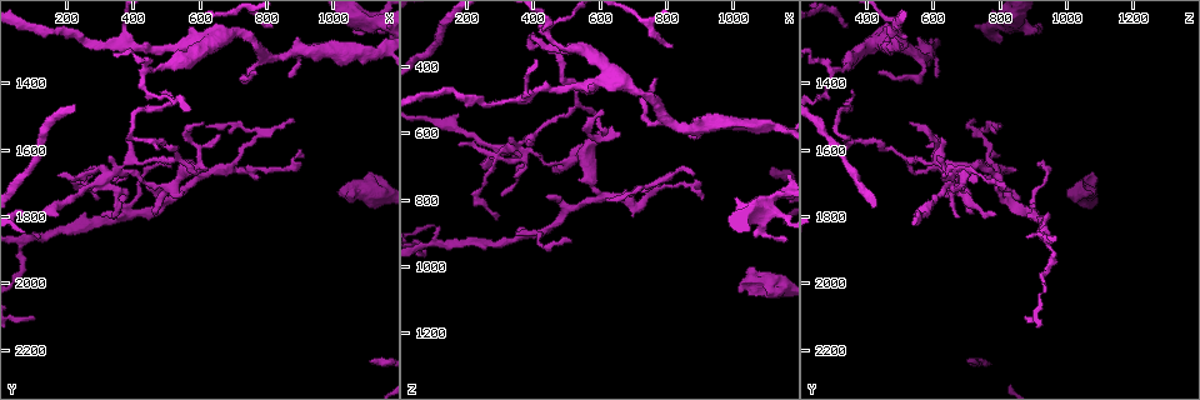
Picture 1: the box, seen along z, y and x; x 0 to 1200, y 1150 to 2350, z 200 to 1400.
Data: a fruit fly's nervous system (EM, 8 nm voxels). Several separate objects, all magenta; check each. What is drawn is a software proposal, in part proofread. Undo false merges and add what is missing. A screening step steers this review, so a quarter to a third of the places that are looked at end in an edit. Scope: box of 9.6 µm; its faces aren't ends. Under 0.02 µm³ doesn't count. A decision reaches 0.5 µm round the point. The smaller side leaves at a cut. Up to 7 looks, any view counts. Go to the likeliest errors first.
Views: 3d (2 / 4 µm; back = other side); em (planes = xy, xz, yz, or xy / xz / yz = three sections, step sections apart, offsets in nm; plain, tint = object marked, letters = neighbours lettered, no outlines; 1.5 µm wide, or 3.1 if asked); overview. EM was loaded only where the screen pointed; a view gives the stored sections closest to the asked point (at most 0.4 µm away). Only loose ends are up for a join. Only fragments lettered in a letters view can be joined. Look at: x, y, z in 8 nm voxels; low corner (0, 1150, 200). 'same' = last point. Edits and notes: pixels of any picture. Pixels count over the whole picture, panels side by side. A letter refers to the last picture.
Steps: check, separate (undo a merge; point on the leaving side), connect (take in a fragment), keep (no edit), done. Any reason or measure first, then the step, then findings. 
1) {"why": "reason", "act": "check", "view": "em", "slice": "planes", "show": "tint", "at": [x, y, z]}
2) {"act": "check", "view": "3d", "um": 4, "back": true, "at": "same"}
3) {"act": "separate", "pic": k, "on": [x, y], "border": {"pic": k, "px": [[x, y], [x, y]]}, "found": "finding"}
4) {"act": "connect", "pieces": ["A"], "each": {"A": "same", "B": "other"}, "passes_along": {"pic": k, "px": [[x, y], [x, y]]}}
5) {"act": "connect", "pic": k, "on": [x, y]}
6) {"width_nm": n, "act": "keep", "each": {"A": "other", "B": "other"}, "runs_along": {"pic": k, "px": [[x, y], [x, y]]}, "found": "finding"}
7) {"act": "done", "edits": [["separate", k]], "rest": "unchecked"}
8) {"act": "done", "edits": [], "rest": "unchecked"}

{"why": "arms part here", "act": "check", "view": "3d", "um": 4, "back": true, "at": [600, 1680, 790]}

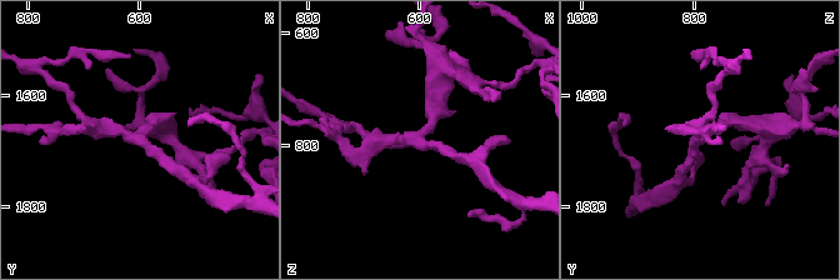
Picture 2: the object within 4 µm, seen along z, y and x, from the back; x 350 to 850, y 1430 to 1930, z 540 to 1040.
{"arms": 3, "act": "check", "view": "em", "slice": "xy", "step": 4, "show": "tint", "at": [600, 1675, 785]}

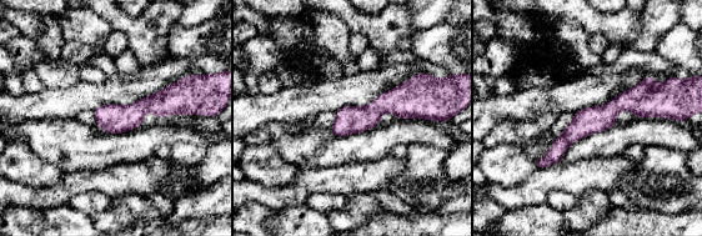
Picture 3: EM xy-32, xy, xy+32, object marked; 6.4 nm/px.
{"why": "what lies round it", "act": "check", "view": "em", "slice": "xy", "step": 4, "show": "letters", "at": "same"}

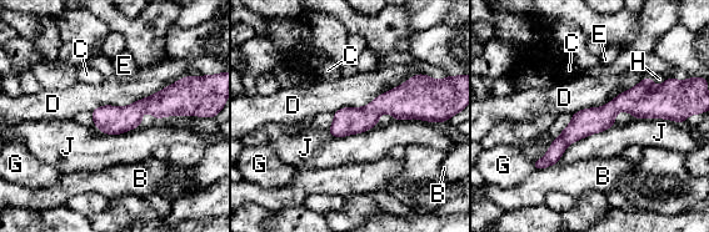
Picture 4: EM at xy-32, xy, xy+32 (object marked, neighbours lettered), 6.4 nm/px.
{"act": "keep", "each": {"B": "other", "C": "other", "D": "other", "E": "other", "G": "other", "H": "other", "J": "other"}, "border": {"pic": 4, "px": [[180, 79], [130, 104], [90, 112]]}, "found": "all the same cell"}

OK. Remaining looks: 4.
{"why": "free end", "act": "check", "view": "em", "slice": "planes", "show": "letters", "at": [770, 1380, 440]}

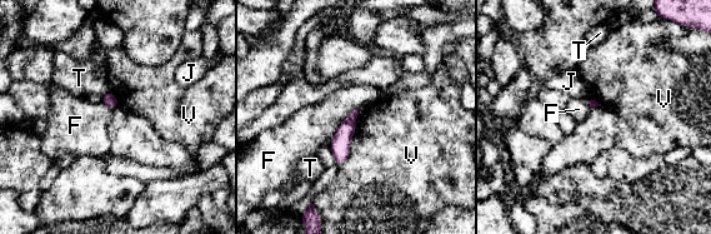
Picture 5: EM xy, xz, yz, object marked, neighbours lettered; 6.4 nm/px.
{"act": "keep", "each": {"F": "other", "J": "other", "T": "other", "V": "other"}, "border": {"pic": 5, "px": [[357, 108], [340, 124], [329, 144]]}, "found": "no lettered fragment goes on from it"}

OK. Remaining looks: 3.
{"why": "free end", "act": "check", "view": "em", "slice": "planes", "show": "letters", "at": [660, 1550, 620]}

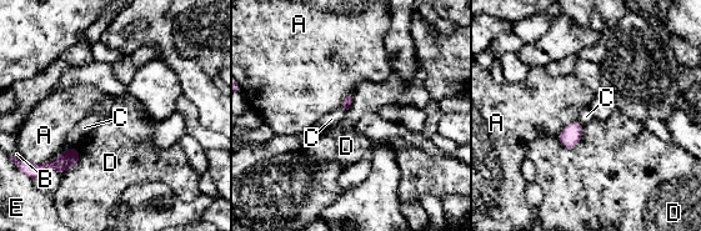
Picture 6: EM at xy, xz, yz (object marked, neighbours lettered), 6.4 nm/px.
{"act": "keep", "each": {"A": "other", "B": "other", "C": "other", "D": "other", "E": "other"}, "found": "no lettered fragment goes on from it"}

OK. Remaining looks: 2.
{"act": "done", "edits": [], "rest": "unchecked"}

